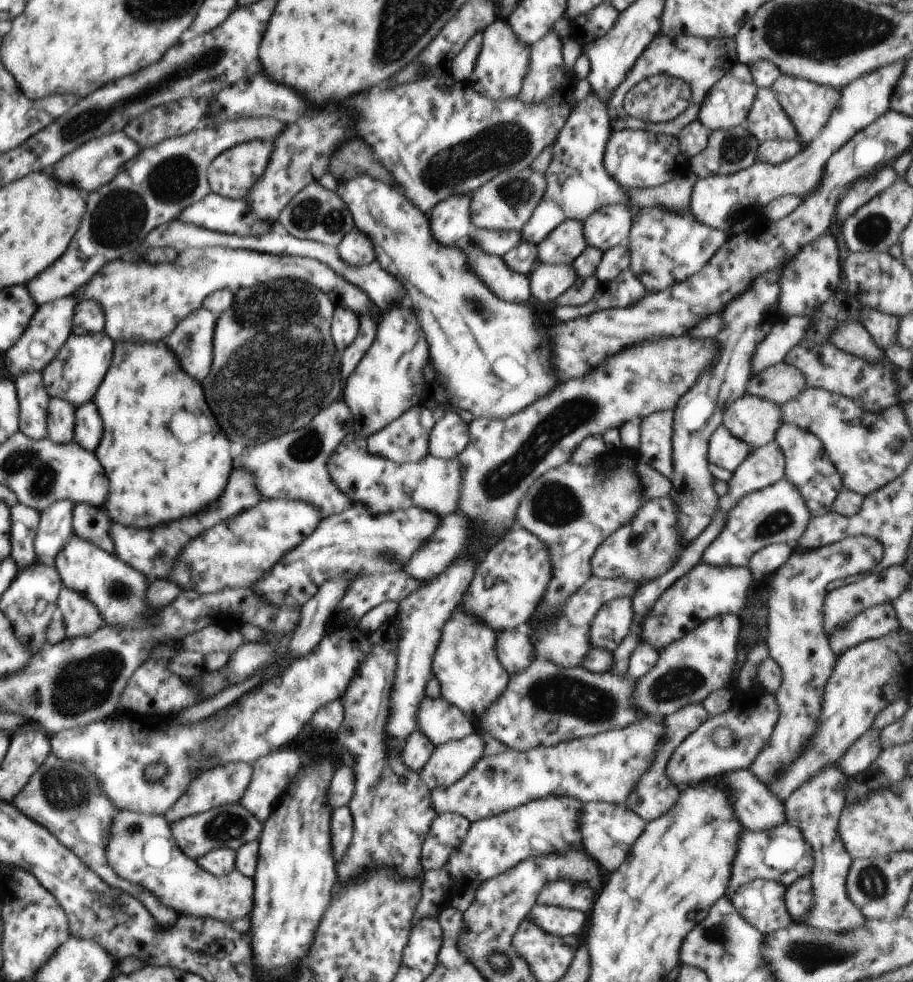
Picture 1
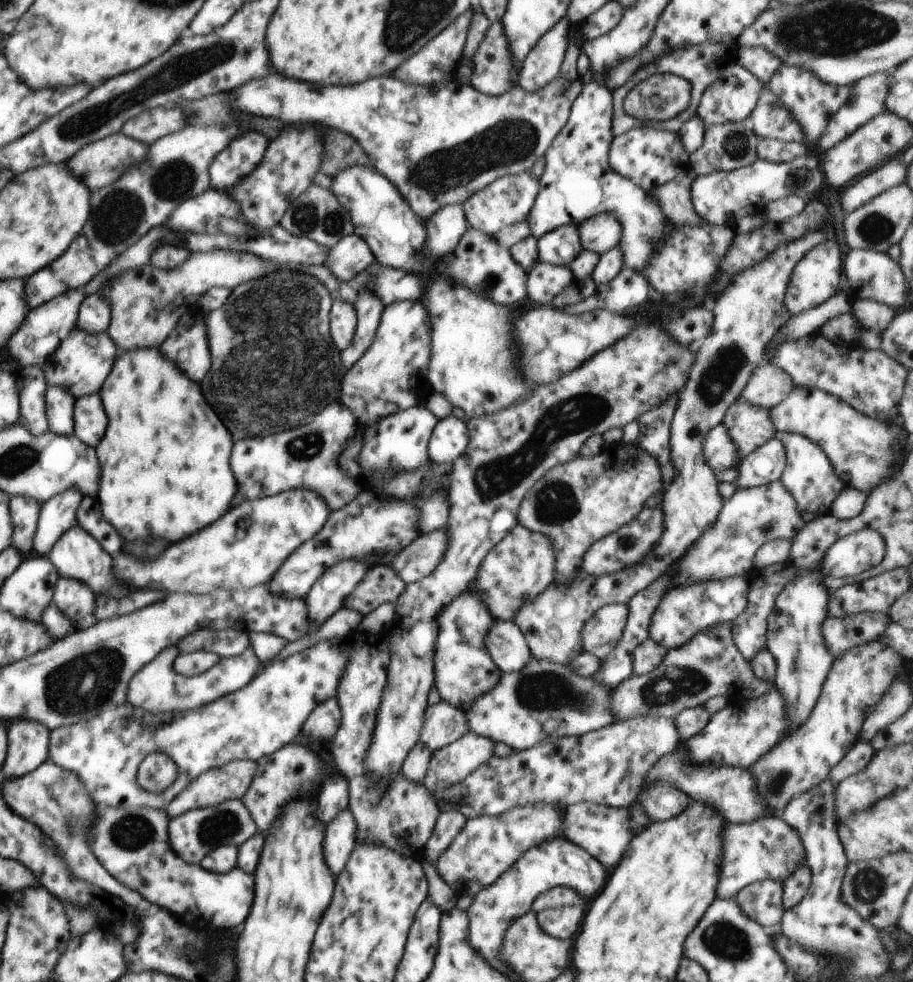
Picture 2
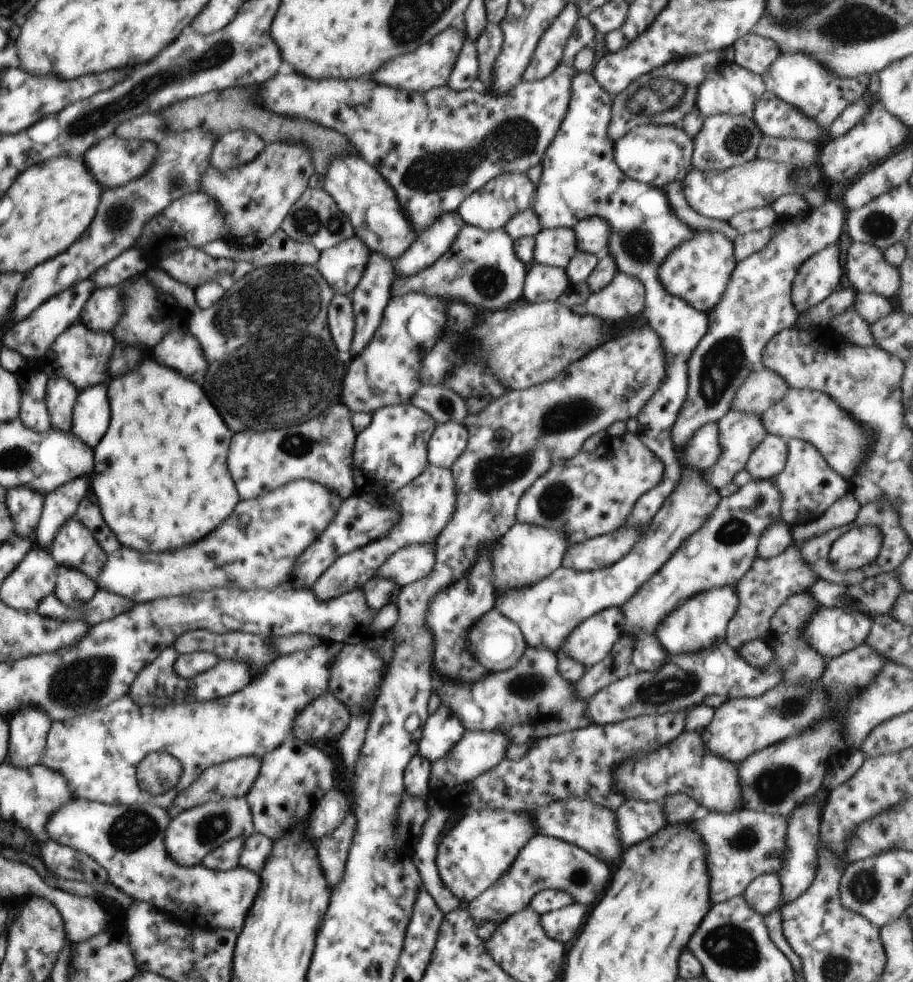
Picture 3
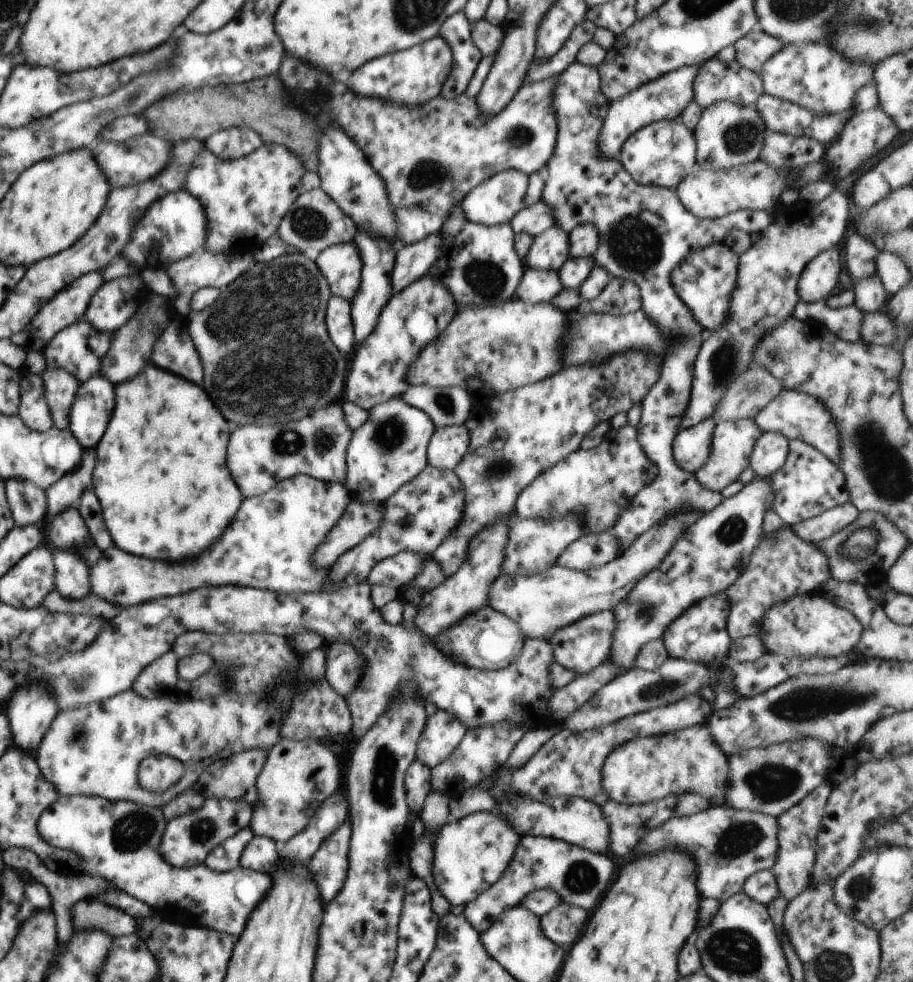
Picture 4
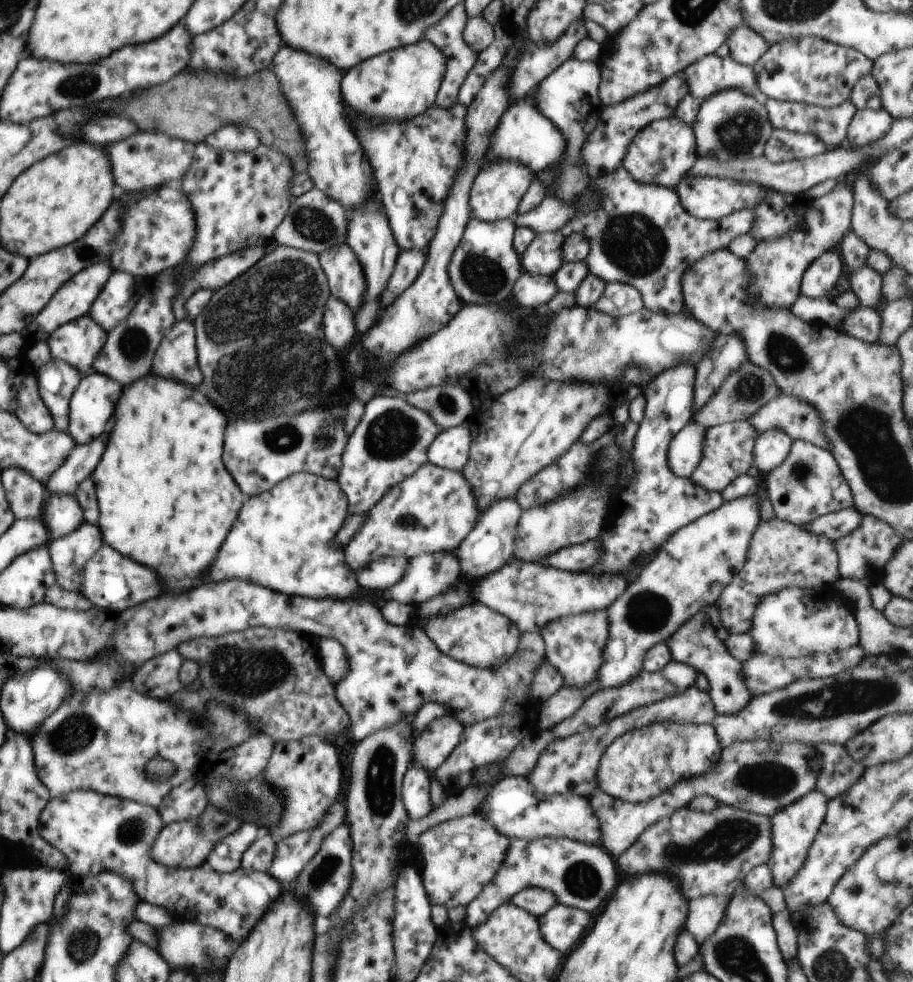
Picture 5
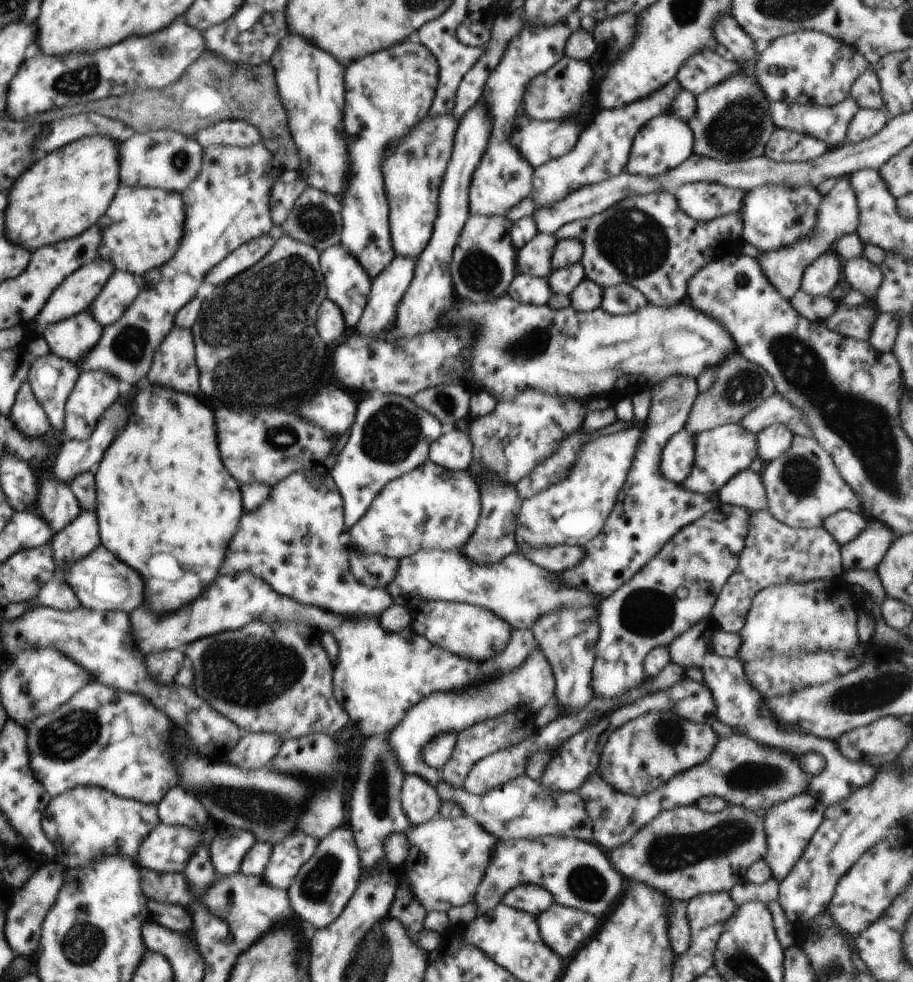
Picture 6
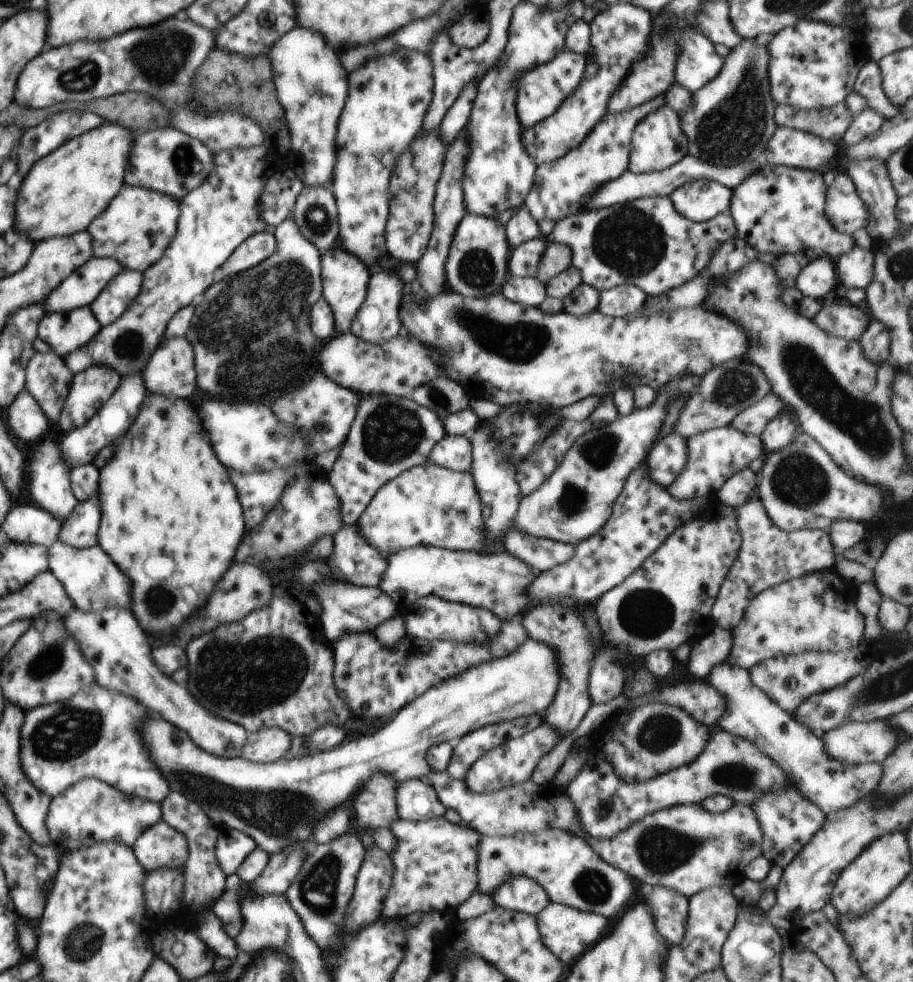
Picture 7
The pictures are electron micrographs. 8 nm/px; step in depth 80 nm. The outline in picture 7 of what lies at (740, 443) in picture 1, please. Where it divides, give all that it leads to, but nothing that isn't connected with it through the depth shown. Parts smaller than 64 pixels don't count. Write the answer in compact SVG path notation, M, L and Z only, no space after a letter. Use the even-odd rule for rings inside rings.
M672 433L652 446L642 464L651 481L668 488L679 477L688 462L687 440L680 433Z

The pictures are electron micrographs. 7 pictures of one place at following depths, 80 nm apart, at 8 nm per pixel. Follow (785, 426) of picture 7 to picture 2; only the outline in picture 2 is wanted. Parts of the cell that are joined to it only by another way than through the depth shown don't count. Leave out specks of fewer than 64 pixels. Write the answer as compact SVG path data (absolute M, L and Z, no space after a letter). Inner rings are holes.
M779 436L754 449L736 466L737 477L733 482L738 489L751 489L780 481L786 466L786 453Z

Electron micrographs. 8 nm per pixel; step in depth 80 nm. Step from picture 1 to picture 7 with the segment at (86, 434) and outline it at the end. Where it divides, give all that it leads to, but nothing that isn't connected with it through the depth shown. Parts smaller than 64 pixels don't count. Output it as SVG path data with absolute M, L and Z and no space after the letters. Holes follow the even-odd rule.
M91 366L73 376L58 426L68 434L84 426L92 414L114 394L121 376L109 367Z

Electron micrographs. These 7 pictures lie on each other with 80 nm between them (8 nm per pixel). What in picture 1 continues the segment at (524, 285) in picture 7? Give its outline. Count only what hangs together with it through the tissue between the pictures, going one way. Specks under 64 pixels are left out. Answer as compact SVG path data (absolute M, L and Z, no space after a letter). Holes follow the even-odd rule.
M538 263L528 277L532 296L538 302L555 301L578 278L572 265L549 265L546 263Z

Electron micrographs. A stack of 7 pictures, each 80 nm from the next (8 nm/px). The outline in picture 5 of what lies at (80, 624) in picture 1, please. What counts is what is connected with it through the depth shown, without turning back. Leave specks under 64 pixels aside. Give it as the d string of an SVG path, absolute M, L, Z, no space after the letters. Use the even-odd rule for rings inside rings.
M84 522L68 536L50 540L49 553L53 562L55 582L62 589L80 593L84 565L103 545L103 536L96 525Z

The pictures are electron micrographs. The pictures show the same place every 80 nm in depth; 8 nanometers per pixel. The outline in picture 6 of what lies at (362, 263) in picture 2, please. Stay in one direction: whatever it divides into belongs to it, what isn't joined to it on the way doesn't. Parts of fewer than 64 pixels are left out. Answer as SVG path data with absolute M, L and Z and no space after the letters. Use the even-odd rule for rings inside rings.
M341 244L328 247L319 253L319 265L321 266L324 282L327 288L327 298L336 302L346 318L347 328L356 328L364 307L367 303L368 294L371 289L371 278L364 272L362 265L354 258L353 254Z

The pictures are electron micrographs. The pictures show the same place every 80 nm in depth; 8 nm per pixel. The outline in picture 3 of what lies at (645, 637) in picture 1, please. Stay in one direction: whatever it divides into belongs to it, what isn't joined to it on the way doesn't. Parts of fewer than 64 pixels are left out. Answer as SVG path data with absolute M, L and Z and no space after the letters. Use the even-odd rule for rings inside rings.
M737 586L712 587L710 590L702 591L690 598L684 599L674 610L671 610L656 627L655 635L667 650L669 655L679 655L688 651L697 651L704 647L715 645L716 641L726 641L727 624L736 614L740 599Z

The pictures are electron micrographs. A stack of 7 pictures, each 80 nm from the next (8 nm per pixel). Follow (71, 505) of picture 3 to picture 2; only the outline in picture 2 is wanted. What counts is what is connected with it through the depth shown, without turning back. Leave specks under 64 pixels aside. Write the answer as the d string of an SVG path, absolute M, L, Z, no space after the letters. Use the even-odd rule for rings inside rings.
M72 489L61 492L41 505L33 554L49 556L58 539L76 523L76 511L82 499L83 494Z

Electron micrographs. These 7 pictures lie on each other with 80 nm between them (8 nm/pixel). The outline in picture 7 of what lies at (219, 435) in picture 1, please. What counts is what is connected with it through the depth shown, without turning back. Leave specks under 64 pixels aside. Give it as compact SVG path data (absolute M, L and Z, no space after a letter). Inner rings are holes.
M146 394L140 412L136 416L136 420L132 422L132 426L128 428L126 436L122 438L122 442L116 446L116 452L112 456L112 460L102 468L102 474L99 474L100 481L98 485L98 498L101 512L101 519L99 524L99 531L97 534L98 545L102 547L104 552L124 570L124 574L132 580L132 606L130 610L134 616L138 618L140 626L144 632L154 639L164 640L167 644L168 634L177 633L176 626L180 626L186 618L194 616L196 612L199 613L200 608L206 604L210 592L214 590L216 582L222 578L222 574L230 568L232 558L236 554L236 546L240 544L240 538L245 531L245 520L243 517L243 508L241 507L235 486L229 477L227 468L220 464L220 460L216 458L212 444L206 440L206 432L202 430L202 422L200 416L196 414L196 410L180 398L166 398L166 396L154 396L154 394Z

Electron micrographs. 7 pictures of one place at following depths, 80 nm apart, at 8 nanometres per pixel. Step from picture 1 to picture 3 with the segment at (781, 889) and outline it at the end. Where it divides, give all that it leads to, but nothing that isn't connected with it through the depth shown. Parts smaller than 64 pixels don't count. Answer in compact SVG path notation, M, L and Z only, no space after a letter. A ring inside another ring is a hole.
M770 873L755 878L743 892L744 900L748 906L763 917L774 913L776 909L784 904L781 893L781 882L779 876Z

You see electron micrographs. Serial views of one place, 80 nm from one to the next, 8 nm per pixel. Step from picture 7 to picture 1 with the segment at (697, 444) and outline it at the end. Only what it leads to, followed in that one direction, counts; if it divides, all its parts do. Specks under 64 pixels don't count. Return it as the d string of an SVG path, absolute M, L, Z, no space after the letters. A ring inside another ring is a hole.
M744 393L723 414L723 425L754 448L774 441L781 425L781 405L771 400Z

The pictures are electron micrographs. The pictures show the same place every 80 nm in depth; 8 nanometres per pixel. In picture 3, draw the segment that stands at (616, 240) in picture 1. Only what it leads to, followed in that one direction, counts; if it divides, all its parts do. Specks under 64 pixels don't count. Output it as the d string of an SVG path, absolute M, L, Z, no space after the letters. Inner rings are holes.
M605 218L582 219L573 228L577 238L577 250L593 254L601 259L608 252L611 228Z

